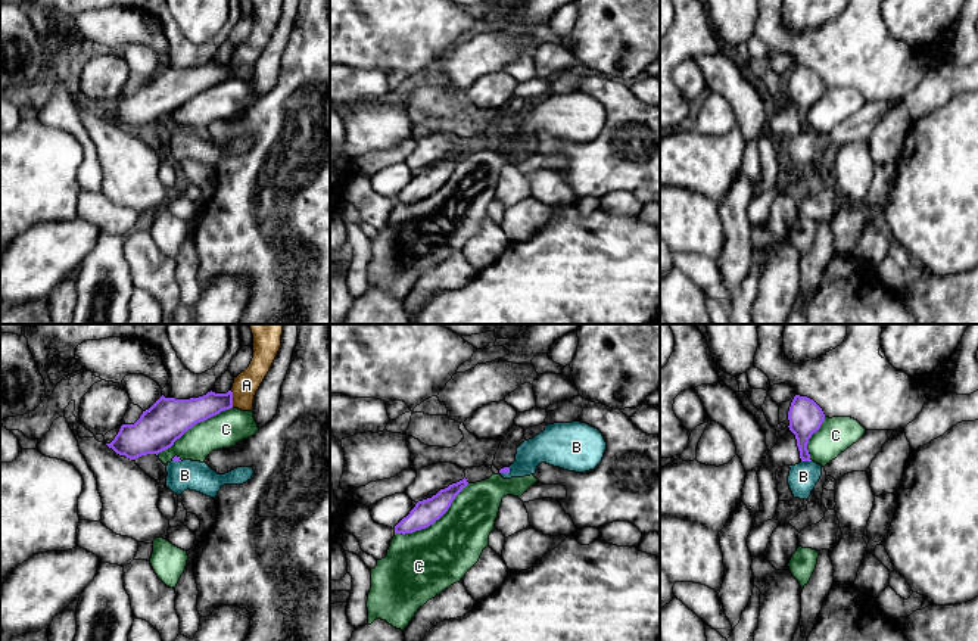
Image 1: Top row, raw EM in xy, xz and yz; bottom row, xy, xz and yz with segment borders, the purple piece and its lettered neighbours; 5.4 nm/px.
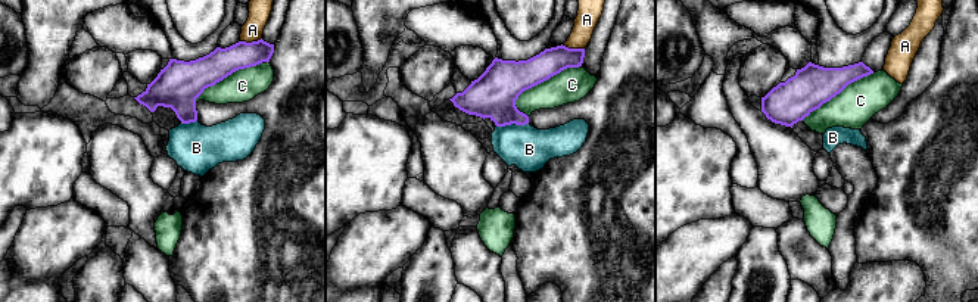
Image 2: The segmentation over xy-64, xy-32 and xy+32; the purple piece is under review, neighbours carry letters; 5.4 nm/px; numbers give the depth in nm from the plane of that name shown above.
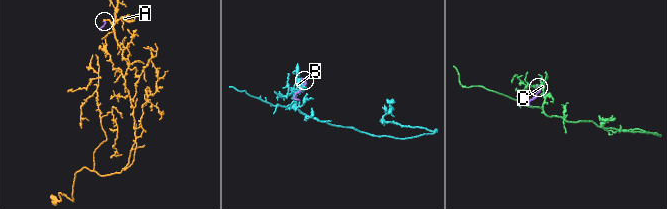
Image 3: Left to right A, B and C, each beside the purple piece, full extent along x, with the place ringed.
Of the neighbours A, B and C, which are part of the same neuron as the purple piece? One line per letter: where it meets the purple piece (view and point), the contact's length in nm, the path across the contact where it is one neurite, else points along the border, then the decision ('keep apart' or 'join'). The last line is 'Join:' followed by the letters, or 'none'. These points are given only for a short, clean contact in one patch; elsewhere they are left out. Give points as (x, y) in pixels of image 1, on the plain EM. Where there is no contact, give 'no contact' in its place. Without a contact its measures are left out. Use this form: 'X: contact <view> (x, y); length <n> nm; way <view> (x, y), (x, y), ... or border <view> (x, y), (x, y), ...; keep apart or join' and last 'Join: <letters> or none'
A: contact xy (231, 69); length 100 nm; border xy (230, 61), (233, 77); keep apart
B: contact yz (806, 130); length 60 nm; border yz (801, 130), (810, 131); keep apart
C: contact xz (433, 192); length 500 nm; keep apart
Join: none

